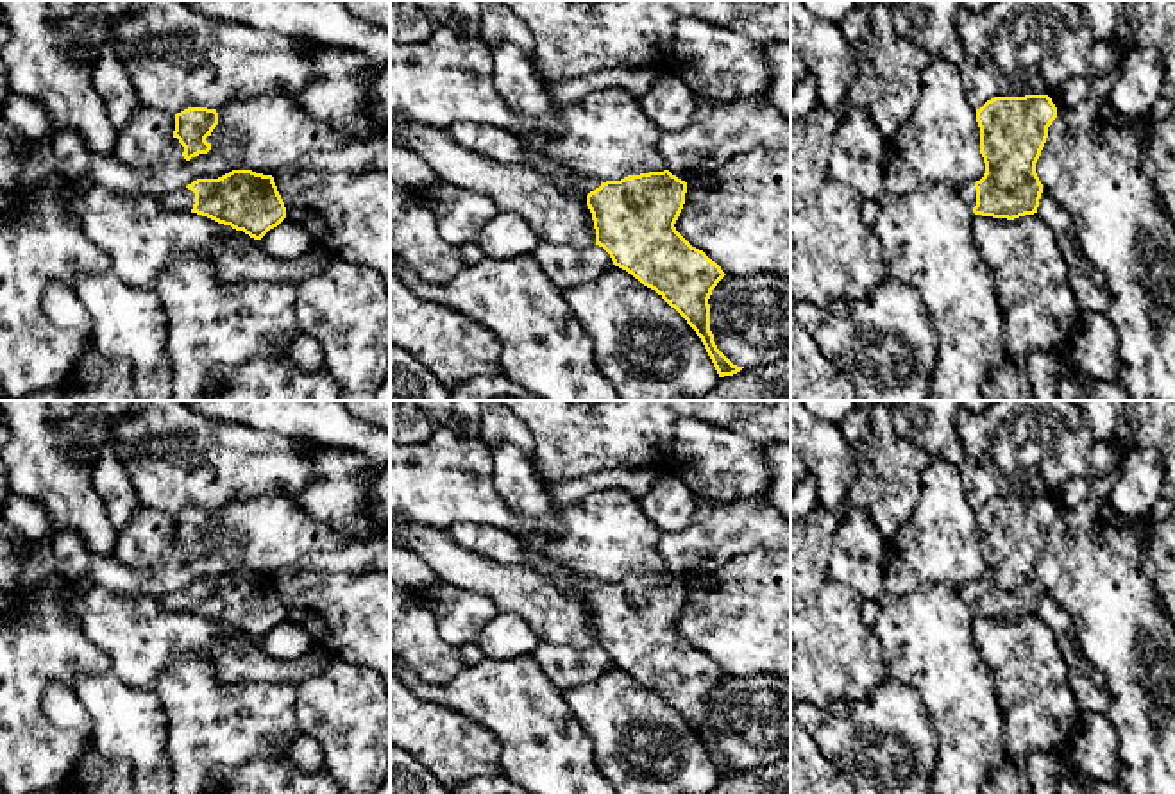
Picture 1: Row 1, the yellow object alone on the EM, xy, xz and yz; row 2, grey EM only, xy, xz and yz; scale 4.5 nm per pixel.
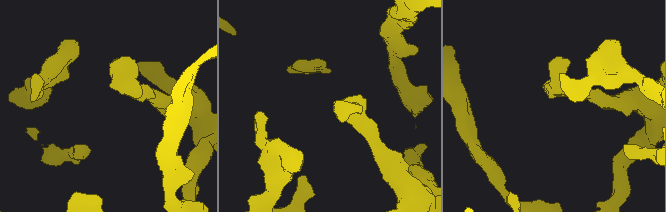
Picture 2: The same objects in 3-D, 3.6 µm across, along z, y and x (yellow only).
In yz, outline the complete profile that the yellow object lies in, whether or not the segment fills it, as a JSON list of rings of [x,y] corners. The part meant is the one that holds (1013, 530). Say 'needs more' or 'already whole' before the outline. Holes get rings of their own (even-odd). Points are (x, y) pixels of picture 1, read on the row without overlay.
needs more | [[[1048,495],[994,497],[976,510],[985,574],[980,581],[957,588],[975,615],[1014,621],[1037,613],[1043,585],[1036,563],[1055,519],[1057,508]]]

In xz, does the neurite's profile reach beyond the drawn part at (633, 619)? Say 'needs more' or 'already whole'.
needs more

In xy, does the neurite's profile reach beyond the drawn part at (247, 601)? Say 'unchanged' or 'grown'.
grown

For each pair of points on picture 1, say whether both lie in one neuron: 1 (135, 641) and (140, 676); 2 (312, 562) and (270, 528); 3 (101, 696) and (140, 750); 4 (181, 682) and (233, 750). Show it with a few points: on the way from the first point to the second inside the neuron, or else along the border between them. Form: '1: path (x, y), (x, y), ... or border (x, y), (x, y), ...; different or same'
1: path (135, 650), (138, 667); same
2: border (342, 542), (328, 549), (306, 551), (294, 564); different
3: path (113, 709), (138, 737); same
4: path (194, 698), (202, 716), (220, 734); same

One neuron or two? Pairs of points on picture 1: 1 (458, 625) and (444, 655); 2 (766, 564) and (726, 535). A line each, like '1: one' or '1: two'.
1: two
2: two

